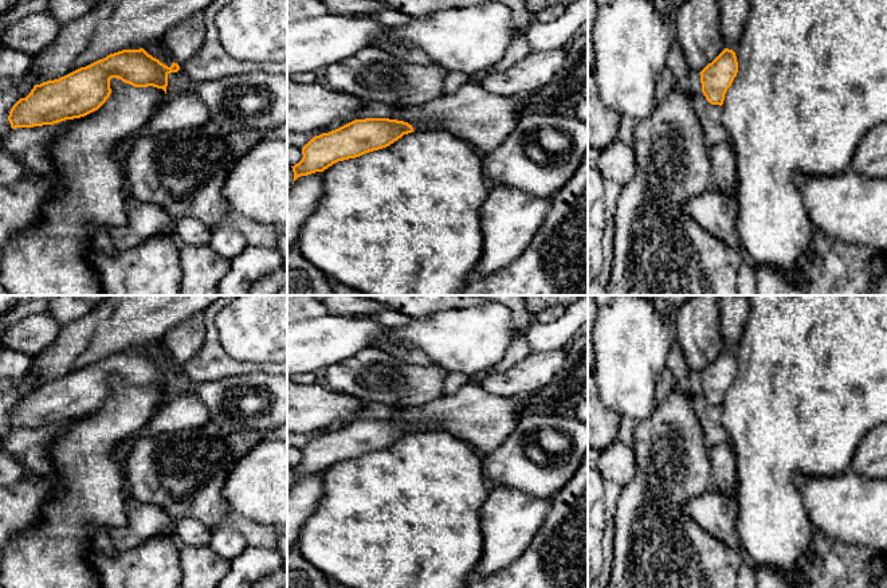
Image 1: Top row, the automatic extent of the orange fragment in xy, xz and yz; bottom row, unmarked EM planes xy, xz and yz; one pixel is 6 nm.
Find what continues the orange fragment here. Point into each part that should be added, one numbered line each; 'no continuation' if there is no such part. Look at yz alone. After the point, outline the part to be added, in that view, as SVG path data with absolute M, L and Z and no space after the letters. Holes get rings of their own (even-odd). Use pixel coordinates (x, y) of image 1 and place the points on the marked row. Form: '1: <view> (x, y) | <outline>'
no continuation

